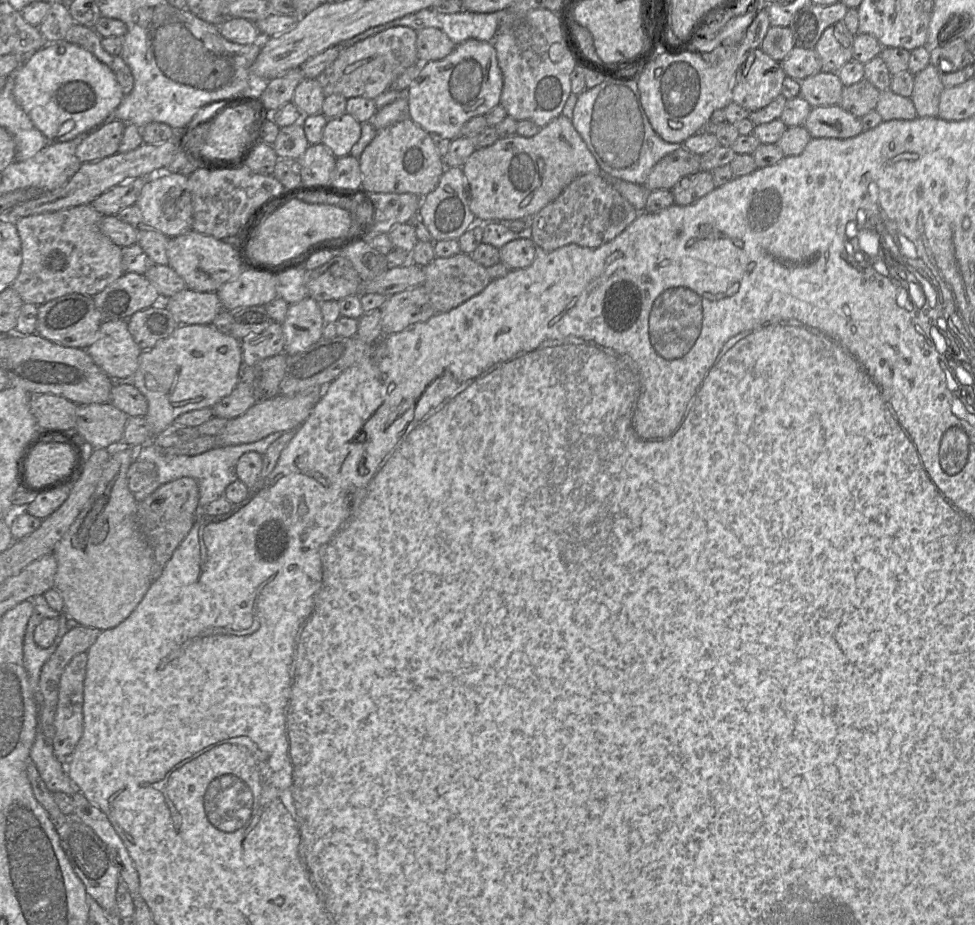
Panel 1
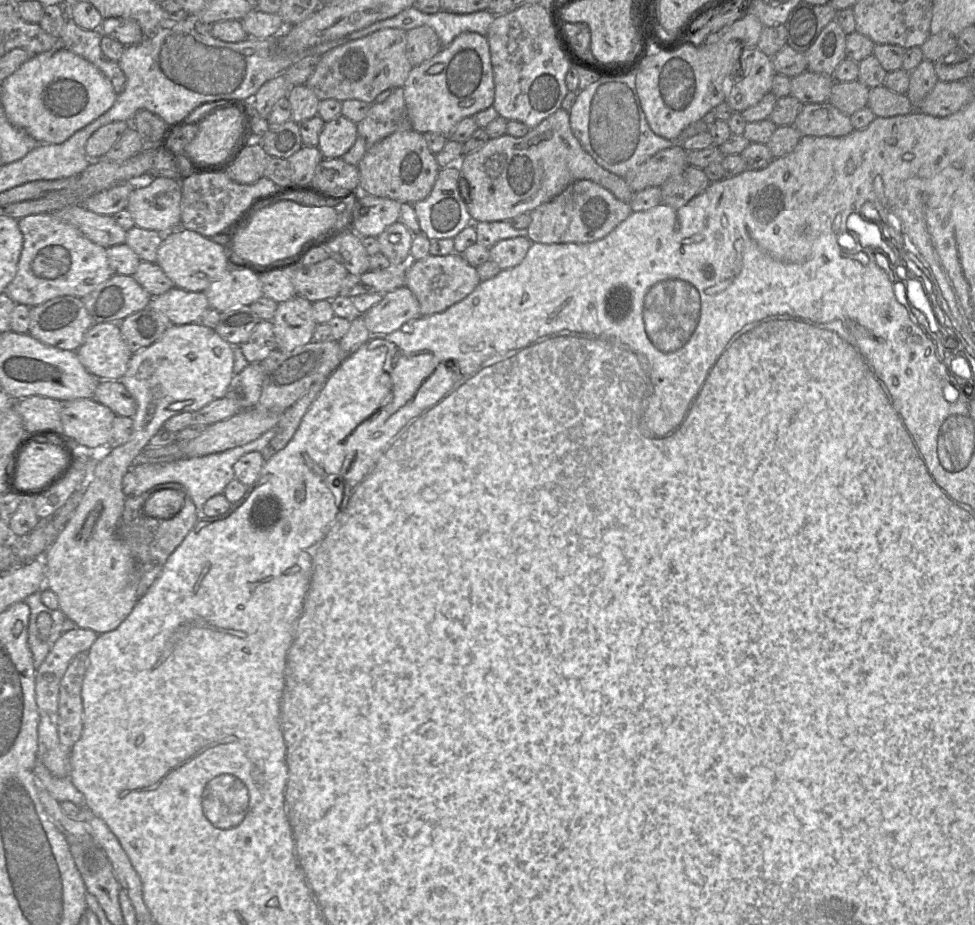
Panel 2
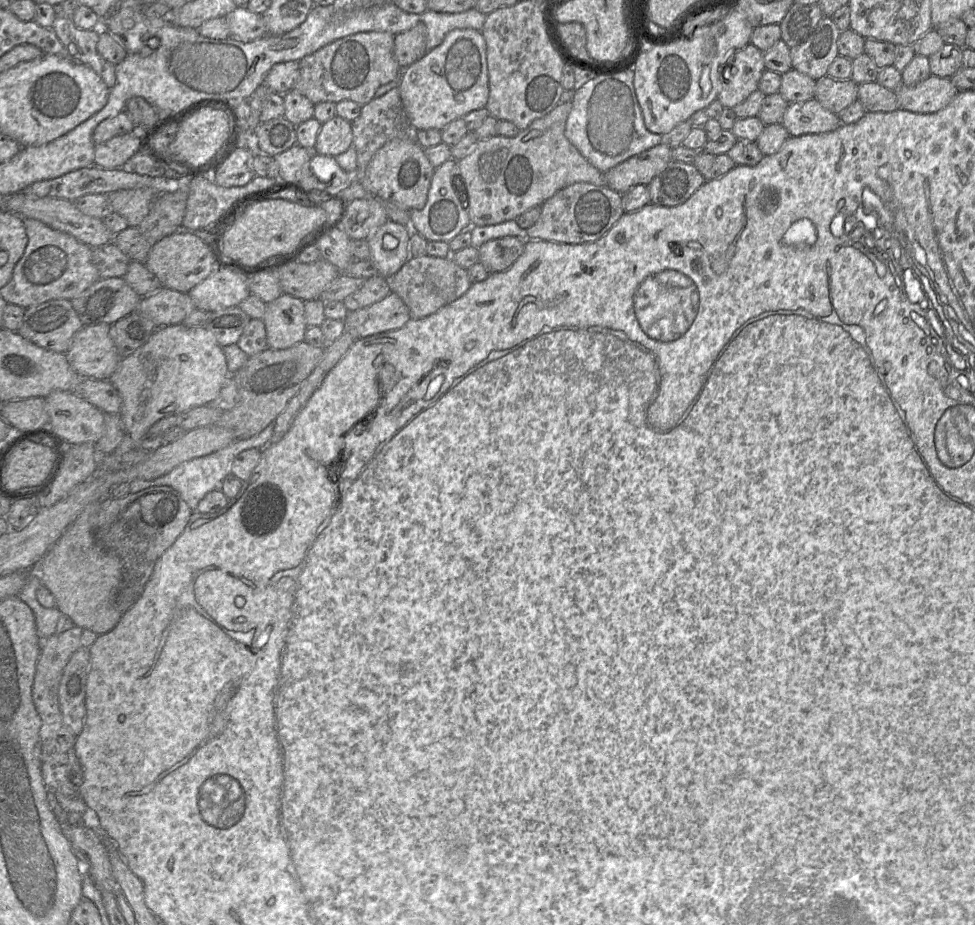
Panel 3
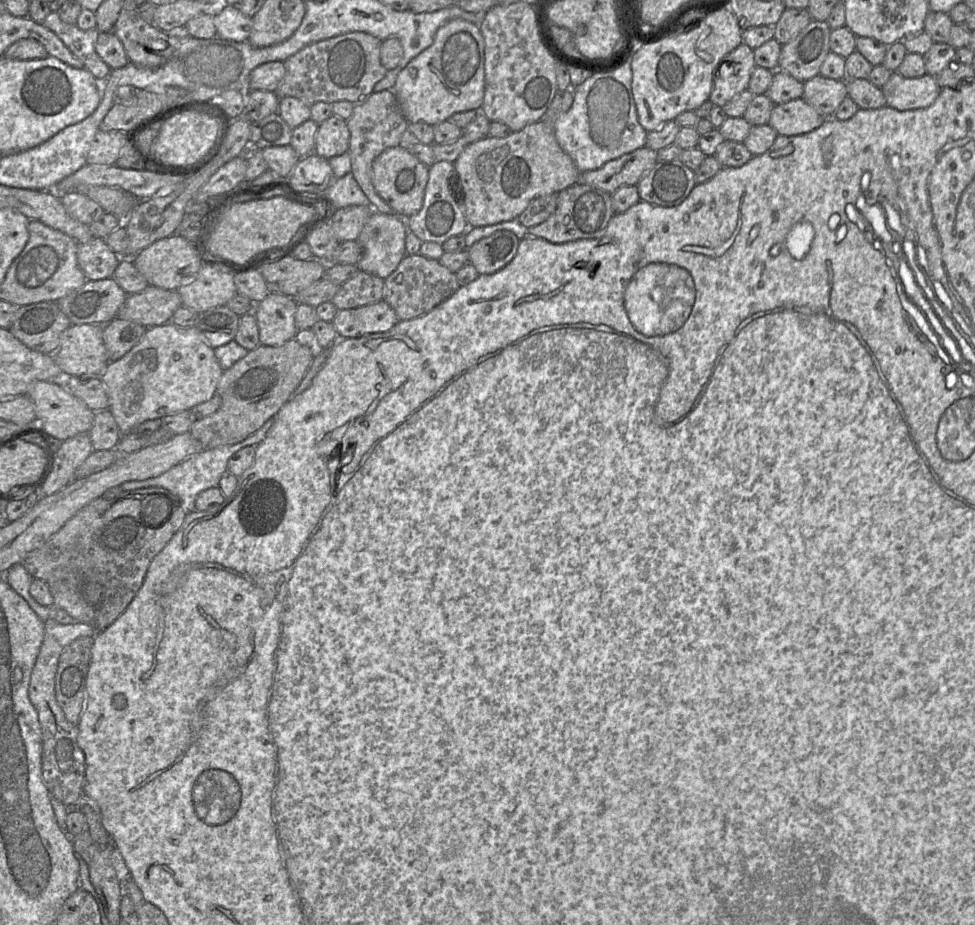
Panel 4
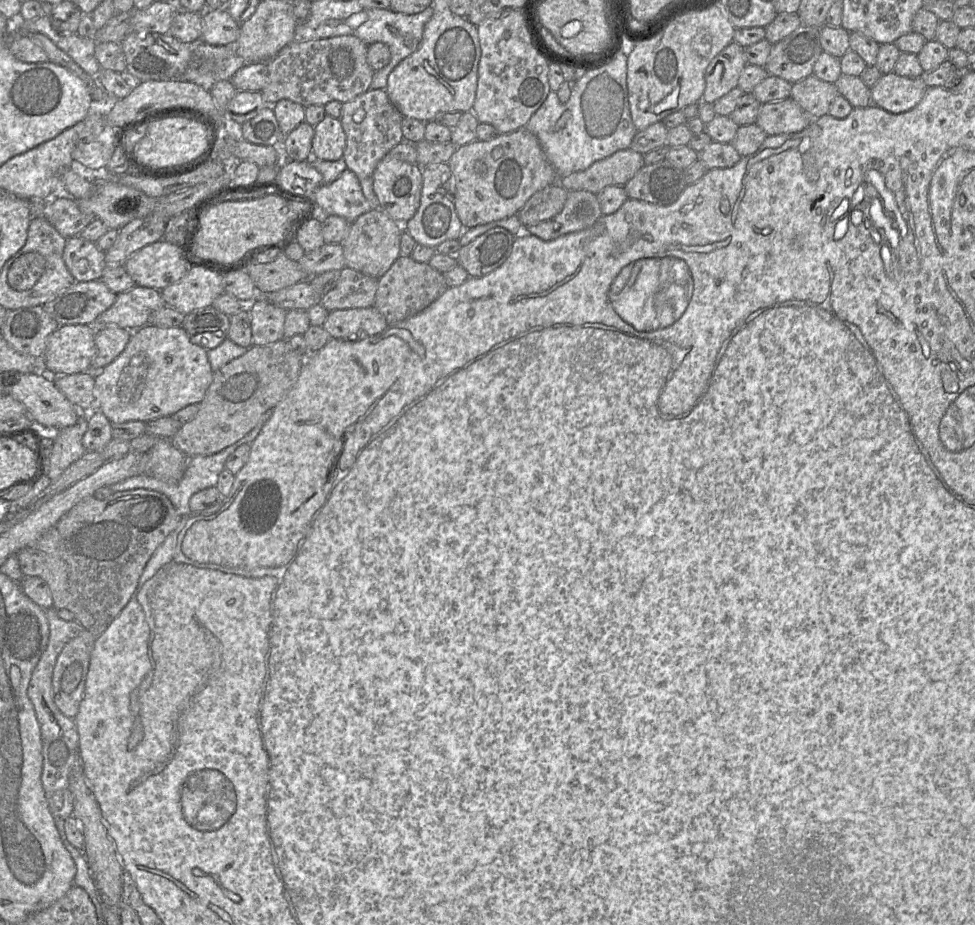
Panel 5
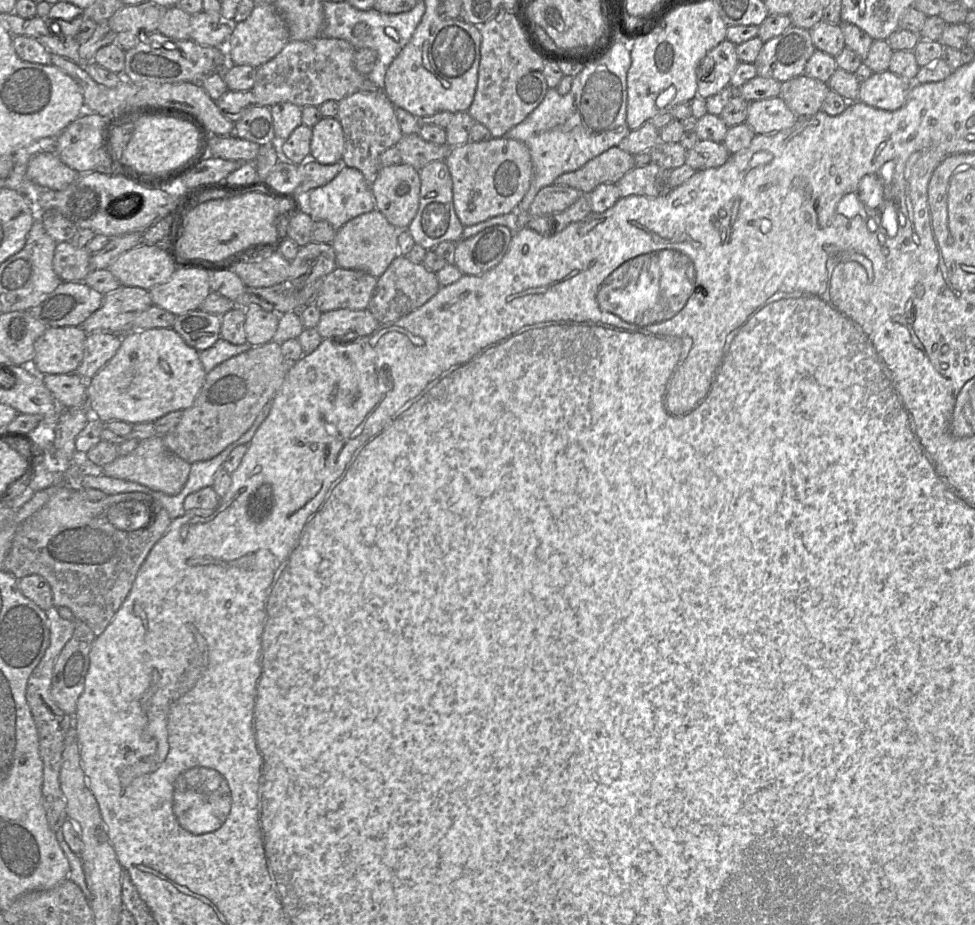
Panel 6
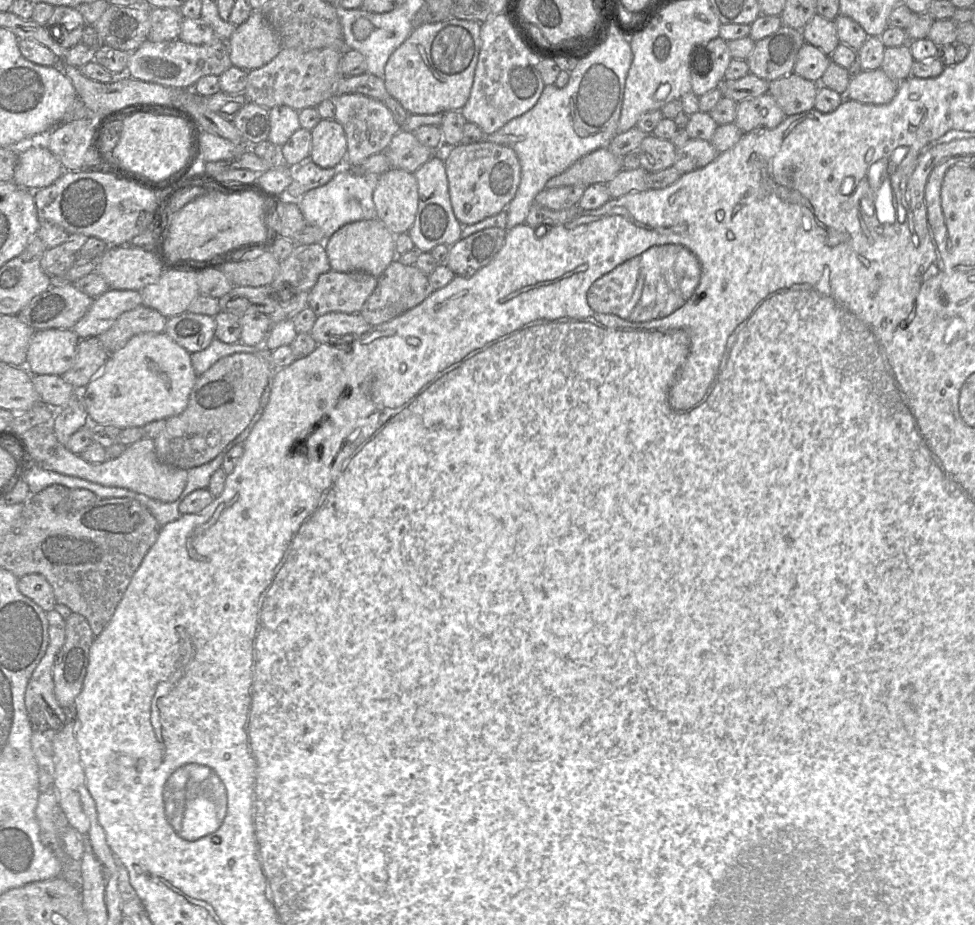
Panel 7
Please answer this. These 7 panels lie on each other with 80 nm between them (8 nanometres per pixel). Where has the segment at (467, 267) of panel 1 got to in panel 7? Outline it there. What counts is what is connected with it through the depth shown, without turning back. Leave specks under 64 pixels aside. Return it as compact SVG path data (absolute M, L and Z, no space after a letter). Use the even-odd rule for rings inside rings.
M394 259L383 273L377 277L377 286L366 300L360 314L371 327L377 326L414 308L433 291L428 275L420 271L415 265L404 265Z

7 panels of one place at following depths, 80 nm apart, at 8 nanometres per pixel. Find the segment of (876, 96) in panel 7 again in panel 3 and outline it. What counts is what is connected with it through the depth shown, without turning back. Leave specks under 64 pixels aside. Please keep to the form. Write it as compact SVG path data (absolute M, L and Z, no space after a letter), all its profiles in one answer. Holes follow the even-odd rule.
M934 75L915 86L902 84L892 91L897 96L899 109L920 114L935 113L943 109L959 92L949 78Z

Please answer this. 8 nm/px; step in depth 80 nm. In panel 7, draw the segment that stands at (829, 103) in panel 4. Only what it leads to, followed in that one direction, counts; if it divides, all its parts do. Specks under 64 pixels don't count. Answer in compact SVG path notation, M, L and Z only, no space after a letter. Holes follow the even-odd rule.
M791 73L769 81L770 94L786 116L814 109L819 83Z

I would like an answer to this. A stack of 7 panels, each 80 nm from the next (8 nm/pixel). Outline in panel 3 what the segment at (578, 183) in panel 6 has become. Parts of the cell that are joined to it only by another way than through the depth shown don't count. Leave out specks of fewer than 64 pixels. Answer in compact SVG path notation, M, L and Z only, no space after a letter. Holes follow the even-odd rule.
M659 144L606 171L605 185L620 194L636 185L647 186L671 161L671 148Z

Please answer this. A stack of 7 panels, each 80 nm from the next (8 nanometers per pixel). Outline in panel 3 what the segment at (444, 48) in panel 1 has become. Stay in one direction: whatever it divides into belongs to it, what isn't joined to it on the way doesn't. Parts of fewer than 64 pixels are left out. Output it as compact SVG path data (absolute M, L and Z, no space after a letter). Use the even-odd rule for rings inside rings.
M424 25L399 33L394 36L394 58L400 68L407 68L420 58L427 51L427 29Z

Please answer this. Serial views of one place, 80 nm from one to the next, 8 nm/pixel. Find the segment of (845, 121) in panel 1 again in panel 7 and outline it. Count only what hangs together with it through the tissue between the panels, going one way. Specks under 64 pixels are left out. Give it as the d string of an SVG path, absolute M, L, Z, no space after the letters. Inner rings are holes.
M766 93L737 102L734 124L745 133L758 128L775 128L785 117L775 99Z

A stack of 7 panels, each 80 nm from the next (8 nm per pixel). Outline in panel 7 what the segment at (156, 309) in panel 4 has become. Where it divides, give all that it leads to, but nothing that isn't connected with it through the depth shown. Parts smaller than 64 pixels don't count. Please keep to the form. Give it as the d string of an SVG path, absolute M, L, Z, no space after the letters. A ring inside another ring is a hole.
M109 289L93 298L90 308L72 330L81 340L92 336L98 337L108 330L122 313L140 305L140 291Z

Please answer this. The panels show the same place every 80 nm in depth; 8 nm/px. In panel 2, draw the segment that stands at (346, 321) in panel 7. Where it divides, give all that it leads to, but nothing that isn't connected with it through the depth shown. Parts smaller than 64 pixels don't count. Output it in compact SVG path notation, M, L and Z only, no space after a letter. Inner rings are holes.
M403 286L384 294L381 302L362 317L371 337L388 335L420 318L420 305L414 294Z

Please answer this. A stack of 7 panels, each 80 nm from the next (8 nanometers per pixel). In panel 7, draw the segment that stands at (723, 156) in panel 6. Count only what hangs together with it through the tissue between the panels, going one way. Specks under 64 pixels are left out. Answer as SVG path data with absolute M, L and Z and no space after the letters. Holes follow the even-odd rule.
M689 139L688 142L676 147L673 168L682 174L702 168L716 159L719 152L708 140Z

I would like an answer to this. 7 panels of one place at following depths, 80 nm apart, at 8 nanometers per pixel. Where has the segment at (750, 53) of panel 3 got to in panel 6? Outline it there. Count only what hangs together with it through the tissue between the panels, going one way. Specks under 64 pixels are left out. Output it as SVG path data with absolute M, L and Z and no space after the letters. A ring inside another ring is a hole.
M727 39L710 50L697 69L697 95L707 99L730 86L738 63L736 46Z

